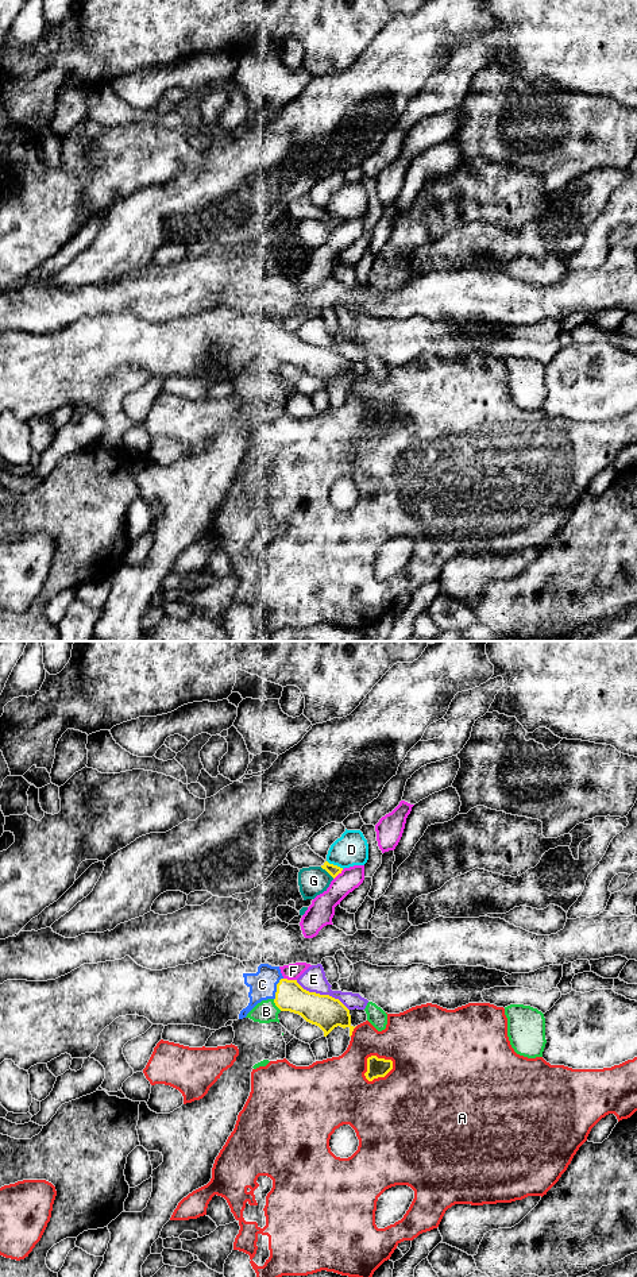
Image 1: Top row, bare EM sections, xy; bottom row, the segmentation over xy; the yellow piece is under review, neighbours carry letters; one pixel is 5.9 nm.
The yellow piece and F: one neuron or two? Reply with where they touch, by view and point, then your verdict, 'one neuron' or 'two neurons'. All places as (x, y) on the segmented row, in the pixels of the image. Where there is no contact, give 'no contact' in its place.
meets yellow in xy at (290, 980); two neurons

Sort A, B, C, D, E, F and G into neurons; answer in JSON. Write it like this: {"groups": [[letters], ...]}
{"groups": [["A"], ["B"], ["C"], ["D"], ["E"], ["F", "G"]]}

